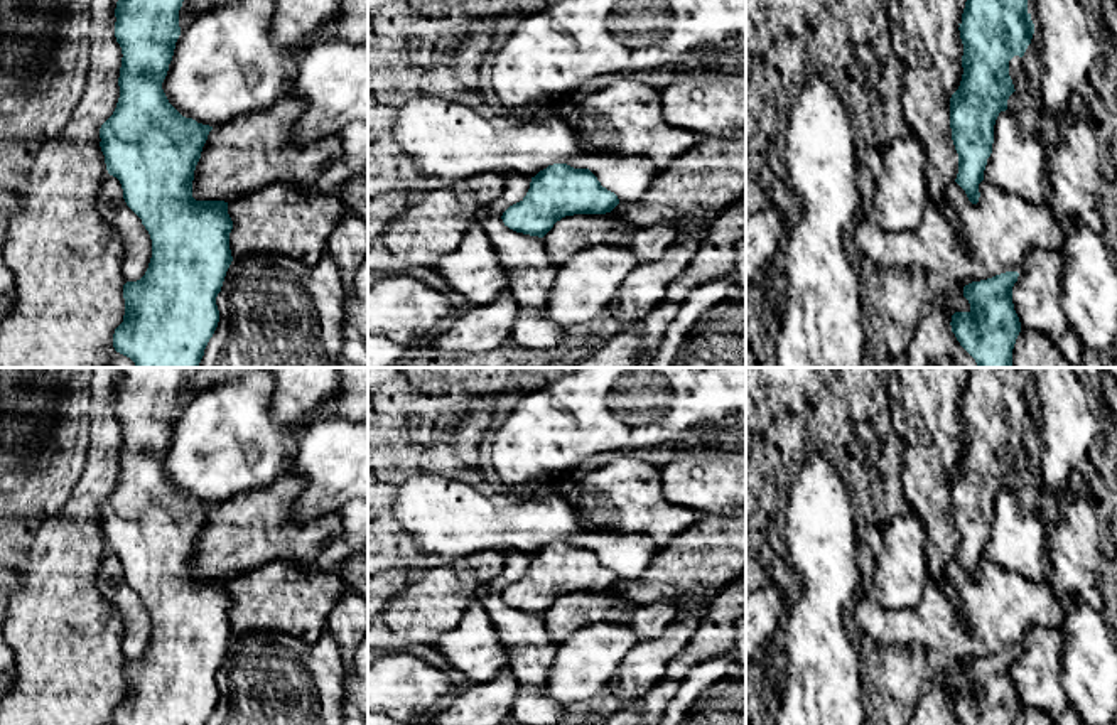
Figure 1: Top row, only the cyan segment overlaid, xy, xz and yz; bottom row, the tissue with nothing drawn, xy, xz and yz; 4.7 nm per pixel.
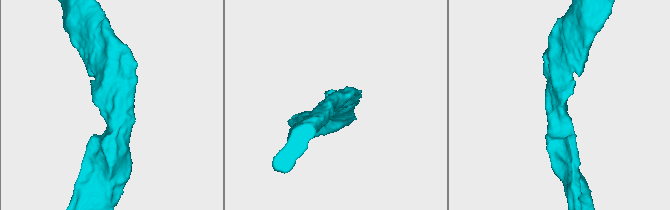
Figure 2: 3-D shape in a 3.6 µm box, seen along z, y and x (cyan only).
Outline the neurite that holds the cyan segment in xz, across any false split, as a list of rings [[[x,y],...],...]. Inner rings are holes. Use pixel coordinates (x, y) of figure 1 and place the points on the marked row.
[[[553,164],[532,177],[526,196],[501,219],[516,233],[543,238],[557,221],[574,214],[606,214],[619,204],[589,169]]]

